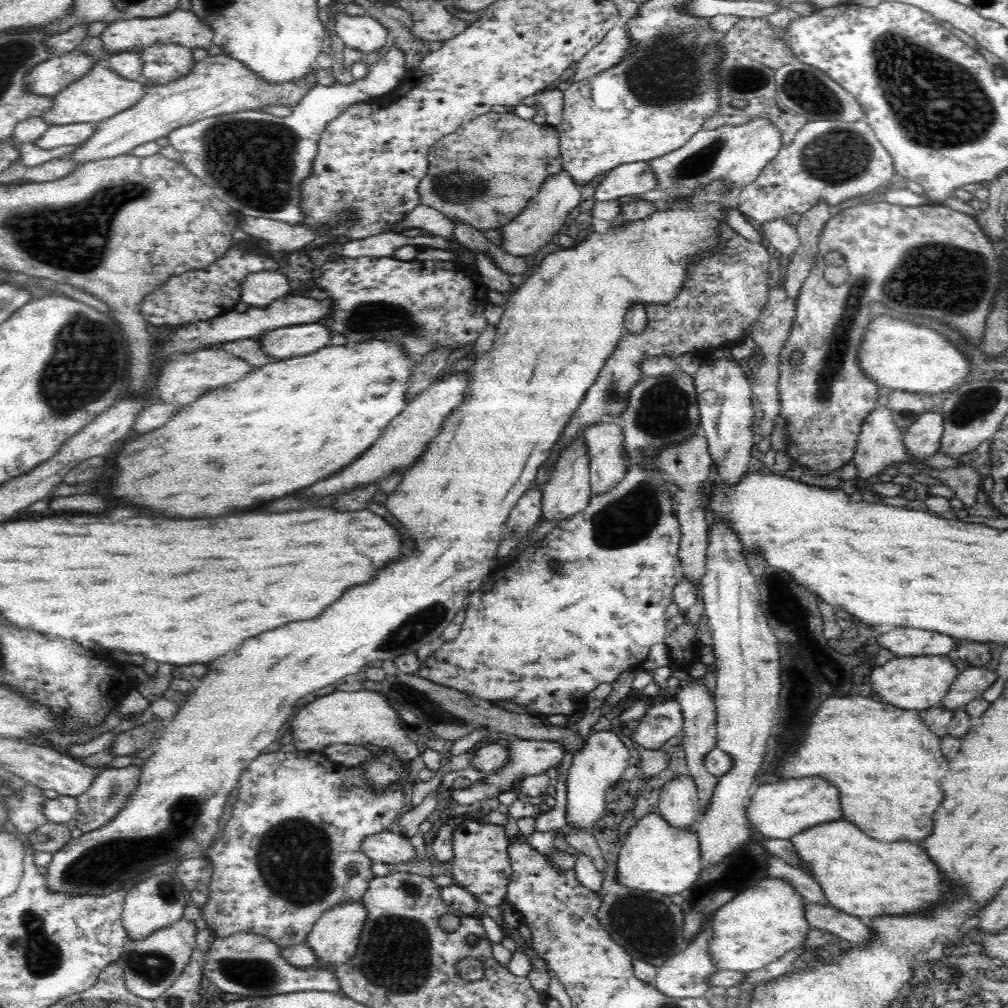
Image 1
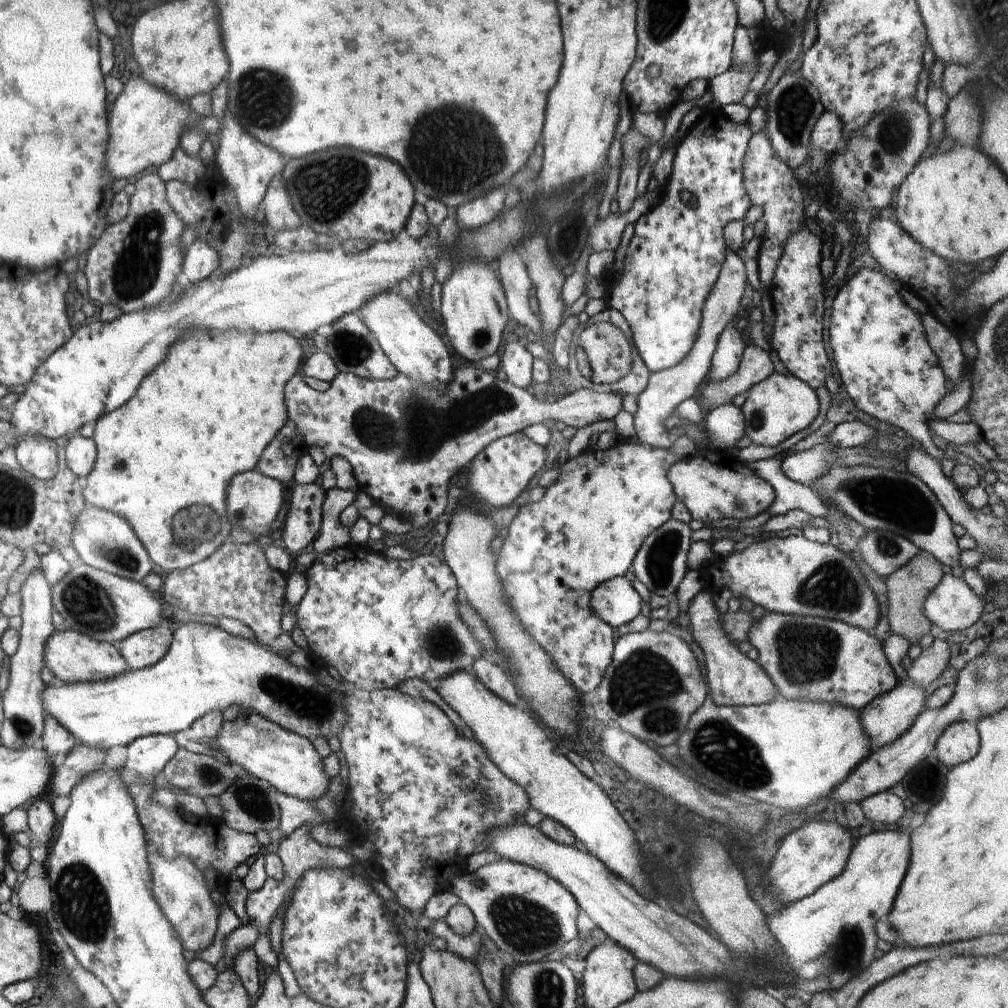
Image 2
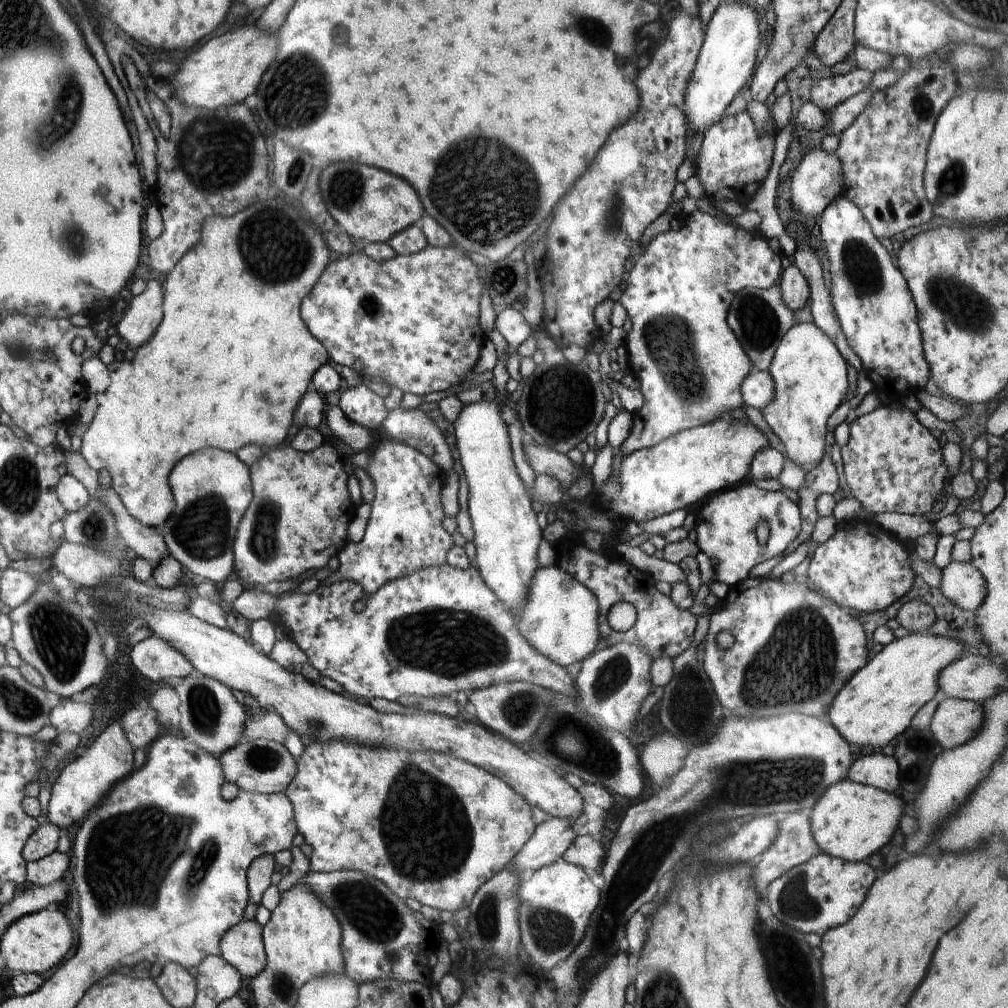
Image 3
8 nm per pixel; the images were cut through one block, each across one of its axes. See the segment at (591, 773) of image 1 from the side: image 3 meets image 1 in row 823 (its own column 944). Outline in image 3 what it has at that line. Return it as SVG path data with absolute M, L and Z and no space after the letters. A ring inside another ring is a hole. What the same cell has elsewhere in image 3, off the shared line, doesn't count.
M951 562L942 569L940 592L958 609L975 611L986 598L986 580L972 563Z

